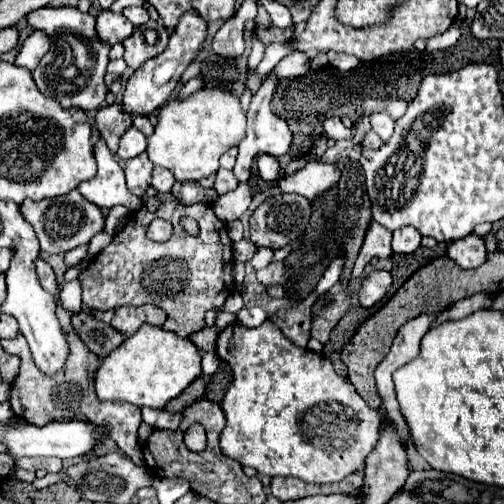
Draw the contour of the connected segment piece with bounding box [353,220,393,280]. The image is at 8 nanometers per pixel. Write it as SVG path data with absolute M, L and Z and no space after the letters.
M371 220L369 228L367 228L367 236L365 236L365 242L363 242L363 248L359 252L359 258L355 262L355 268L353 268L353 278L361 278L361 272L365 268L365 264L371 260L371 258L387 258L391 256L391 232L381 226L379 222Z

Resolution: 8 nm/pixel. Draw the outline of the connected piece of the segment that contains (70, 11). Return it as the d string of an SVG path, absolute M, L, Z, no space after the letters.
M47 6L39 8L37 12L31 12L29 16L25 16L25 20L29 28L43 30L51 40L51 50L33 70L33 80L37 88L45 96L55 98L63 108L77 106L81 110L99 110L107 96L103 76L107 72L111 46L97 36L95 18L91 14L79 12L79 8L73 6L59 6L59 8Z

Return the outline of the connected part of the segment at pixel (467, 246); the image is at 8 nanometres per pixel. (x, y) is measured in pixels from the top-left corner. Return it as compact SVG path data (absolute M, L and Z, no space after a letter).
M471 232L469 236L451 242L447 248L447 256L455 260L461 268L479 268L487 260L485 240L483 236Z

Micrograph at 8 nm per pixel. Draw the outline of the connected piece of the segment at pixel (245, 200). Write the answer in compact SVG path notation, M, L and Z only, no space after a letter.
M249 182L239 184L235 190L231 190L227 194L221 194L213 202L215 216L219 220L225 220L225 224L229 224L229 222L233 222L233 220L243 216L243 212L249 208L251 200L253 200L253 190L251 190Z

